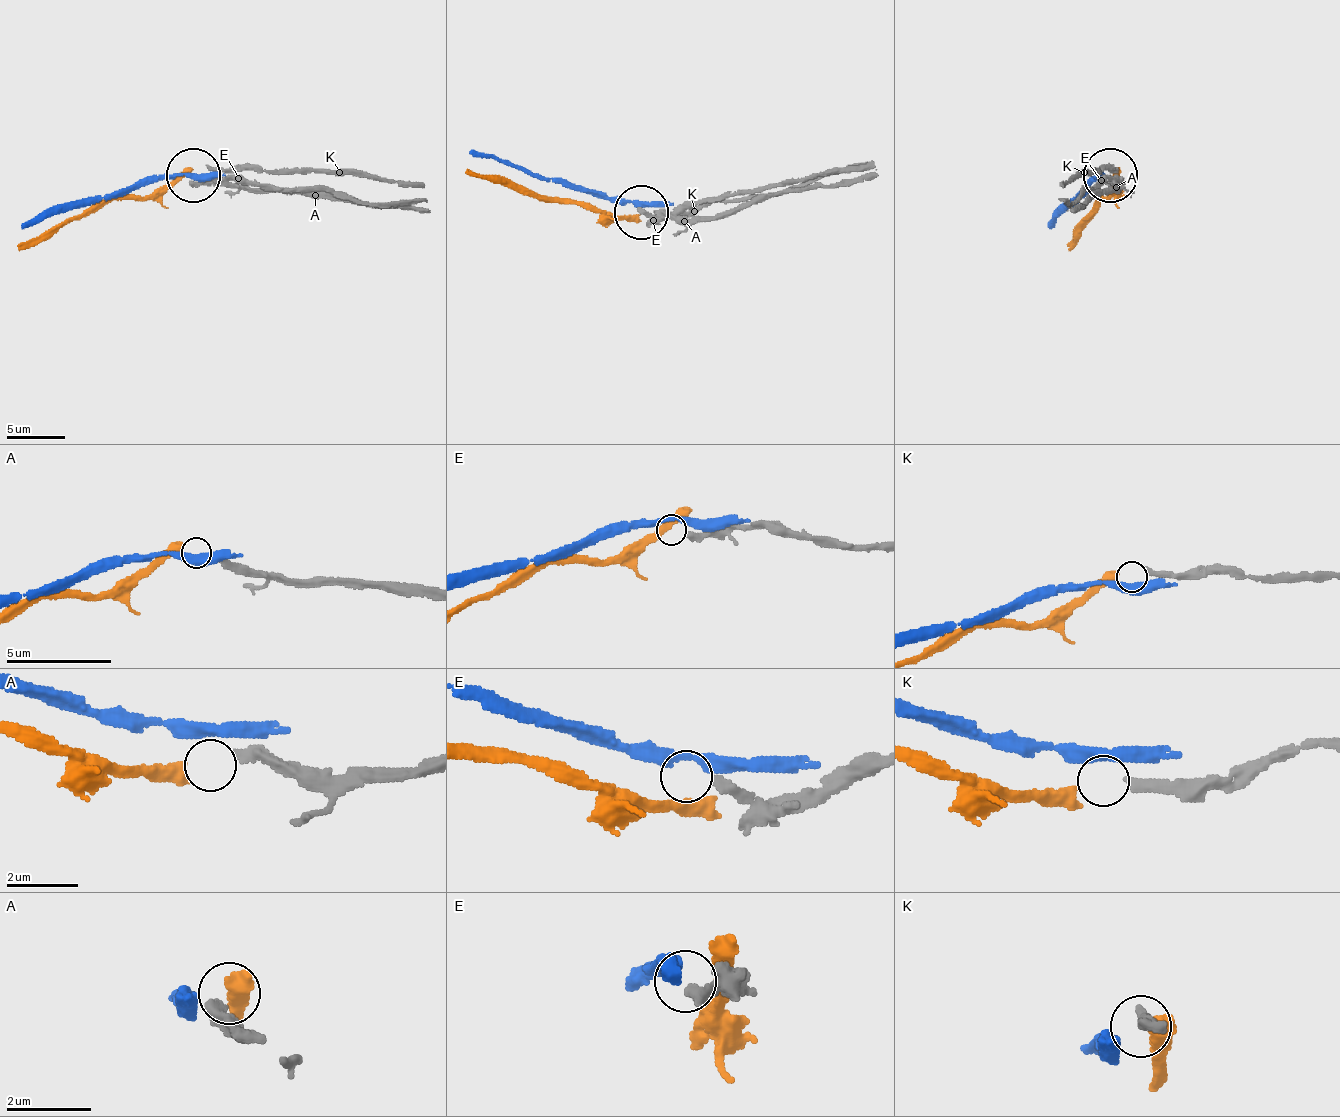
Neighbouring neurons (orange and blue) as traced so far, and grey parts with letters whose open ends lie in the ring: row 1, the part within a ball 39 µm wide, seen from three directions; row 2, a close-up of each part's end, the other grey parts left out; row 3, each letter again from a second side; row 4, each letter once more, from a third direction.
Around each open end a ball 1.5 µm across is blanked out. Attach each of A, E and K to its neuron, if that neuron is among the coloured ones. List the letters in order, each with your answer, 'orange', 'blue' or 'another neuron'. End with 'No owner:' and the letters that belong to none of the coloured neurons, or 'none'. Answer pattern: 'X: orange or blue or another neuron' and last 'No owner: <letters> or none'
A: orange
E: another neuron
K: another neuron
No owner: E, K

